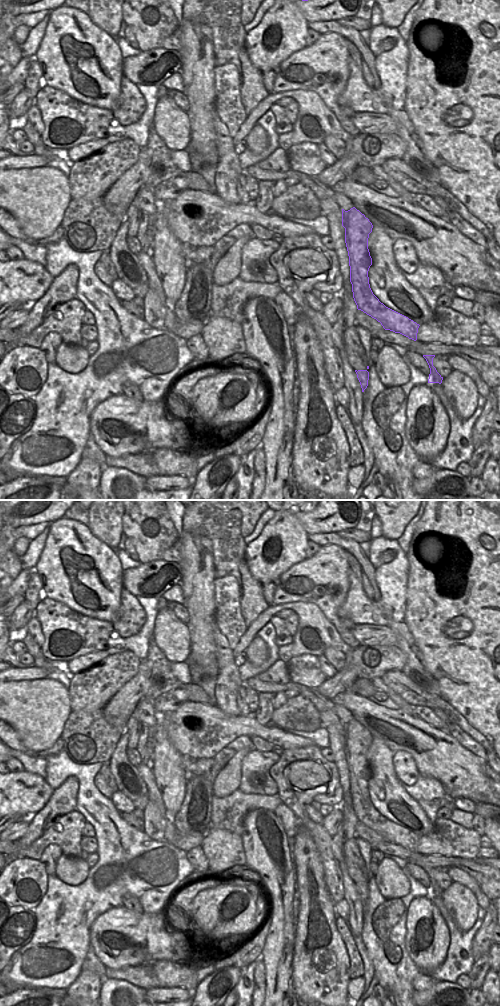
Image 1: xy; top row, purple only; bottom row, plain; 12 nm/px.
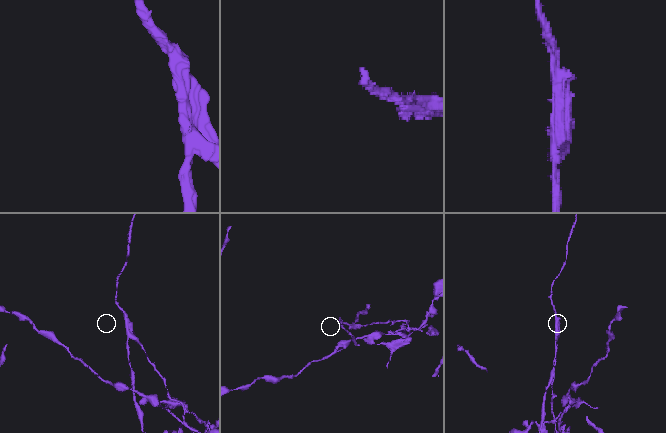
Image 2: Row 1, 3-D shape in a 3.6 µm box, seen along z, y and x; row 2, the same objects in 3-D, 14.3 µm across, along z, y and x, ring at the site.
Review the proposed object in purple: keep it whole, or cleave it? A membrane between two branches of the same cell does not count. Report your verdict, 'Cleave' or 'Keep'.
Cleave.

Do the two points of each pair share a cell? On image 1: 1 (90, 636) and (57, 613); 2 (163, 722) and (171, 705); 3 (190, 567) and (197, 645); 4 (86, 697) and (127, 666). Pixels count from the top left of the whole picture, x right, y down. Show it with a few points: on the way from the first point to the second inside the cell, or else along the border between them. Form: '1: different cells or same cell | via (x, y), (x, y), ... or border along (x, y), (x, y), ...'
1: same cell | via (82, 635), (65, 621)
2: different cells | border along (167, 712), (158, 714)
3: same cell | via (197, 586), (198, 626)
4: same cell | via (96, 687), (117, 669)

